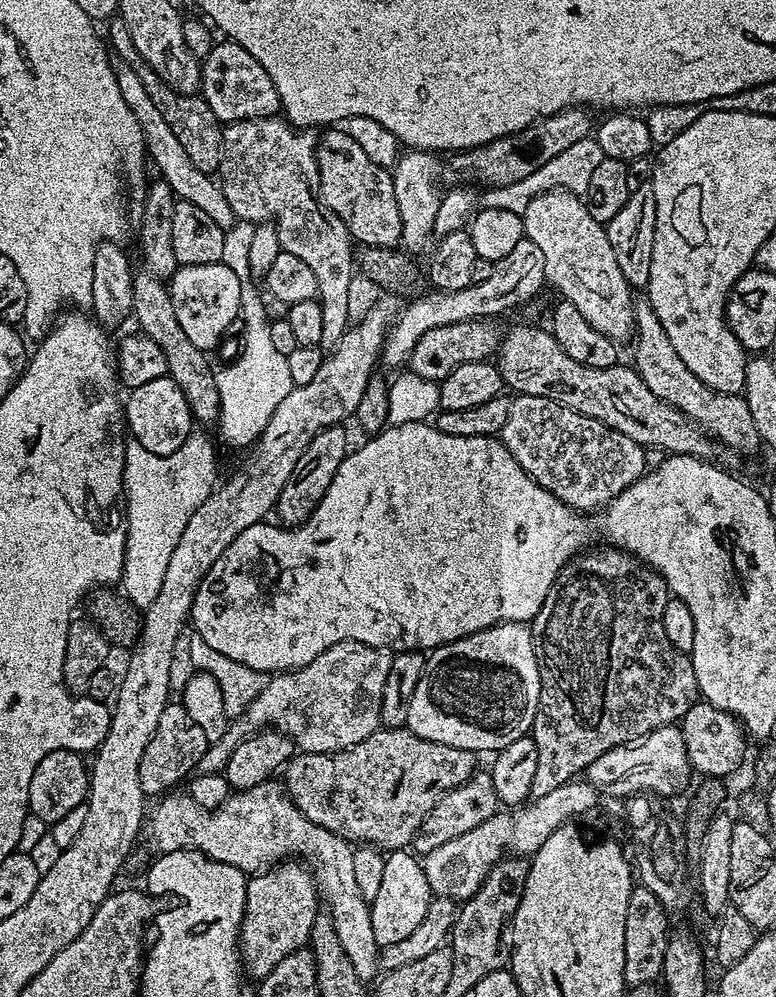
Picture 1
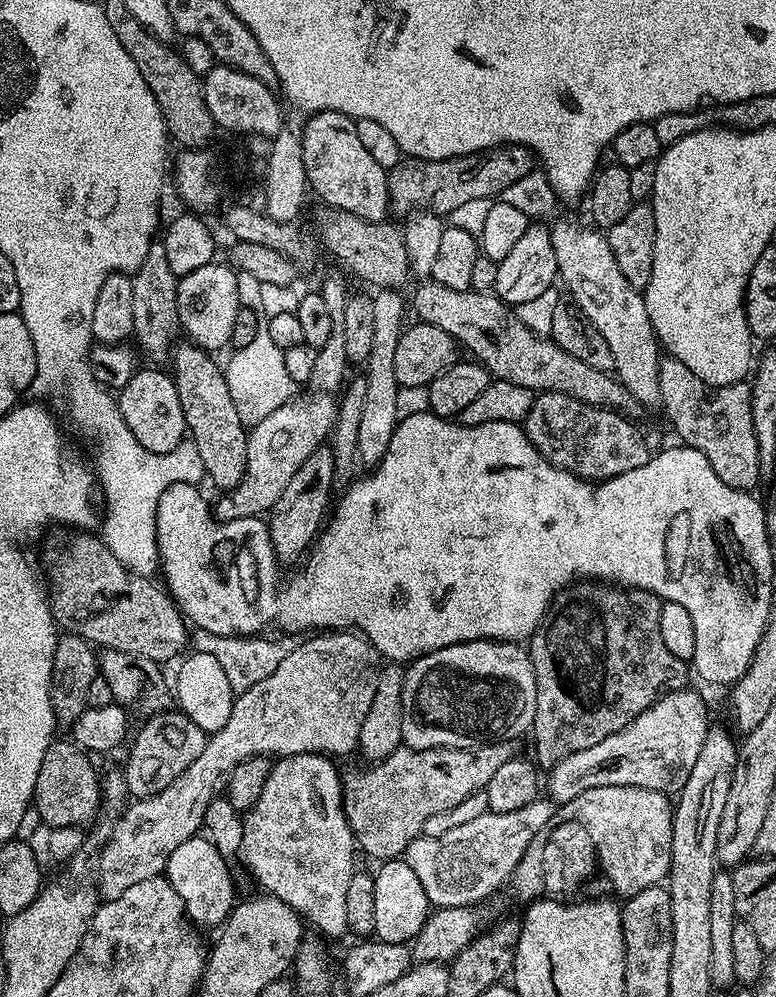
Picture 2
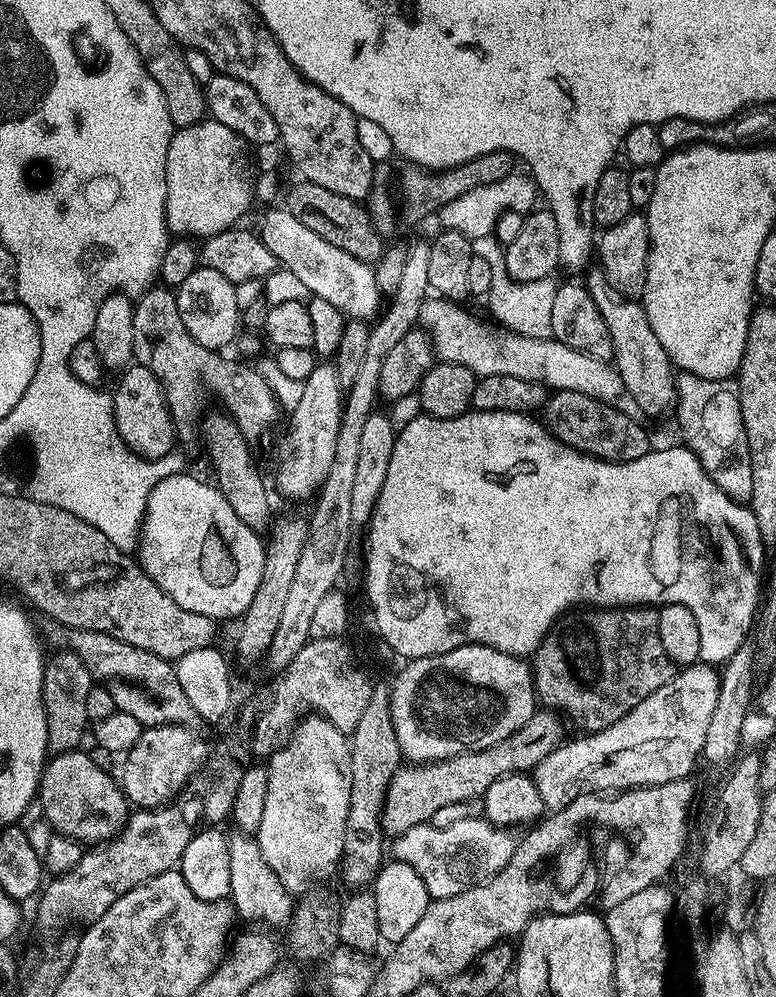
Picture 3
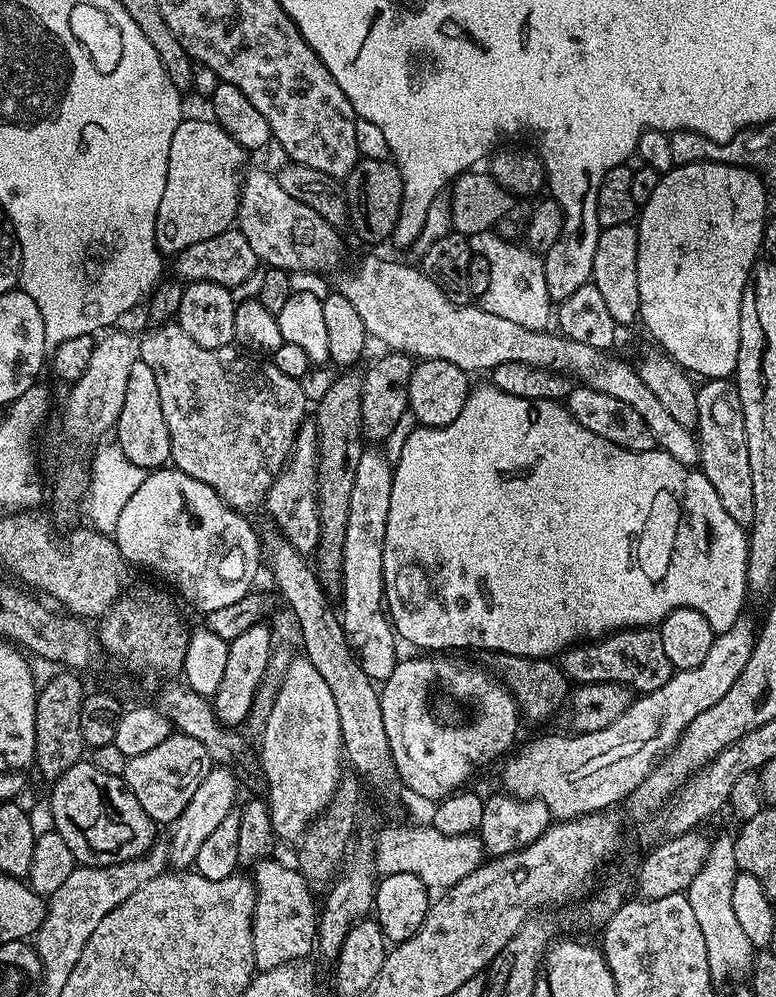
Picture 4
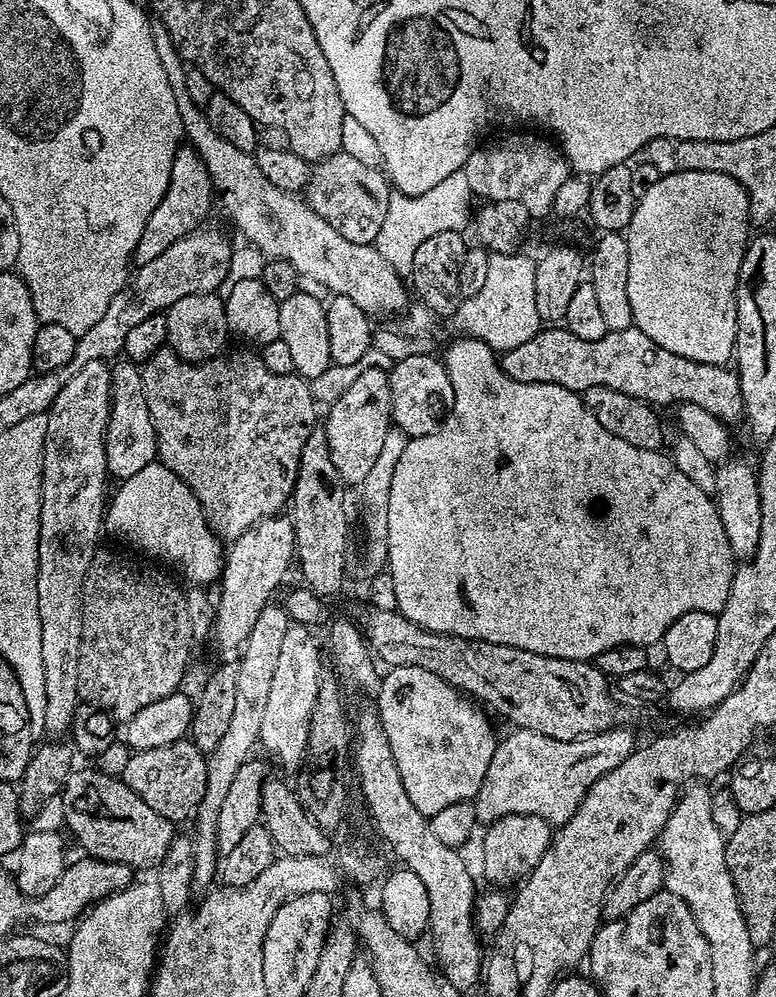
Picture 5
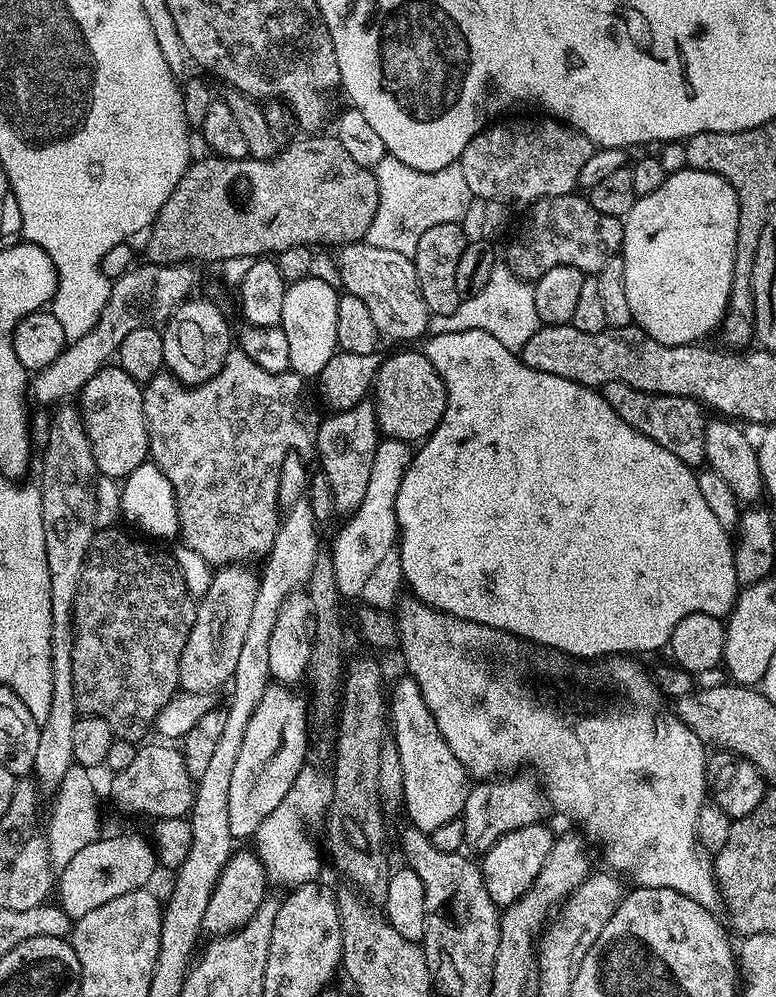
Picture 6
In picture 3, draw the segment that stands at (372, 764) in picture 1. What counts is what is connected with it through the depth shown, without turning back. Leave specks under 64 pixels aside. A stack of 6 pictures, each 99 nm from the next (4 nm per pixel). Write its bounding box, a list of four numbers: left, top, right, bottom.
[381,710,565,837]

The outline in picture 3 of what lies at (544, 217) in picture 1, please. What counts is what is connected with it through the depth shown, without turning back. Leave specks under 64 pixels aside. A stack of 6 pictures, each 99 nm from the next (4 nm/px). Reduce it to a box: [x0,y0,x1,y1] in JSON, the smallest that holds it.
[586,271,677,417]

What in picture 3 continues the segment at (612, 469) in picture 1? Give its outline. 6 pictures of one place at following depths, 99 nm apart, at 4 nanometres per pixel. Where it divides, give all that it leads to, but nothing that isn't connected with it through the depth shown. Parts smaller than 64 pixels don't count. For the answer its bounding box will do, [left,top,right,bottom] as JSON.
[542,390,653,460]

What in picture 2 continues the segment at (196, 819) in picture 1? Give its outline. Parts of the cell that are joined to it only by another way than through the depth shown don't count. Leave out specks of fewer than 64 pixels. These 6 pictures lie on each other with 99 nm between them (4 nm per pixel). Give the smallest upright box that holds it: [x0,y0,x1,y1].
[240,752,354,937]

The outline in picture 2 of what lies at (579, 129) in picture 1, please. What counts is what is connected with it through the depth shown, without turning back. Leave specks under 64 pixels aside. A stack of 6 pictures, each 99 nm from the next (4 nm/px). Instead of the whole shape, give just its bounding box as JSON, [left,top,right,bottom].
[388,144,534,218]

